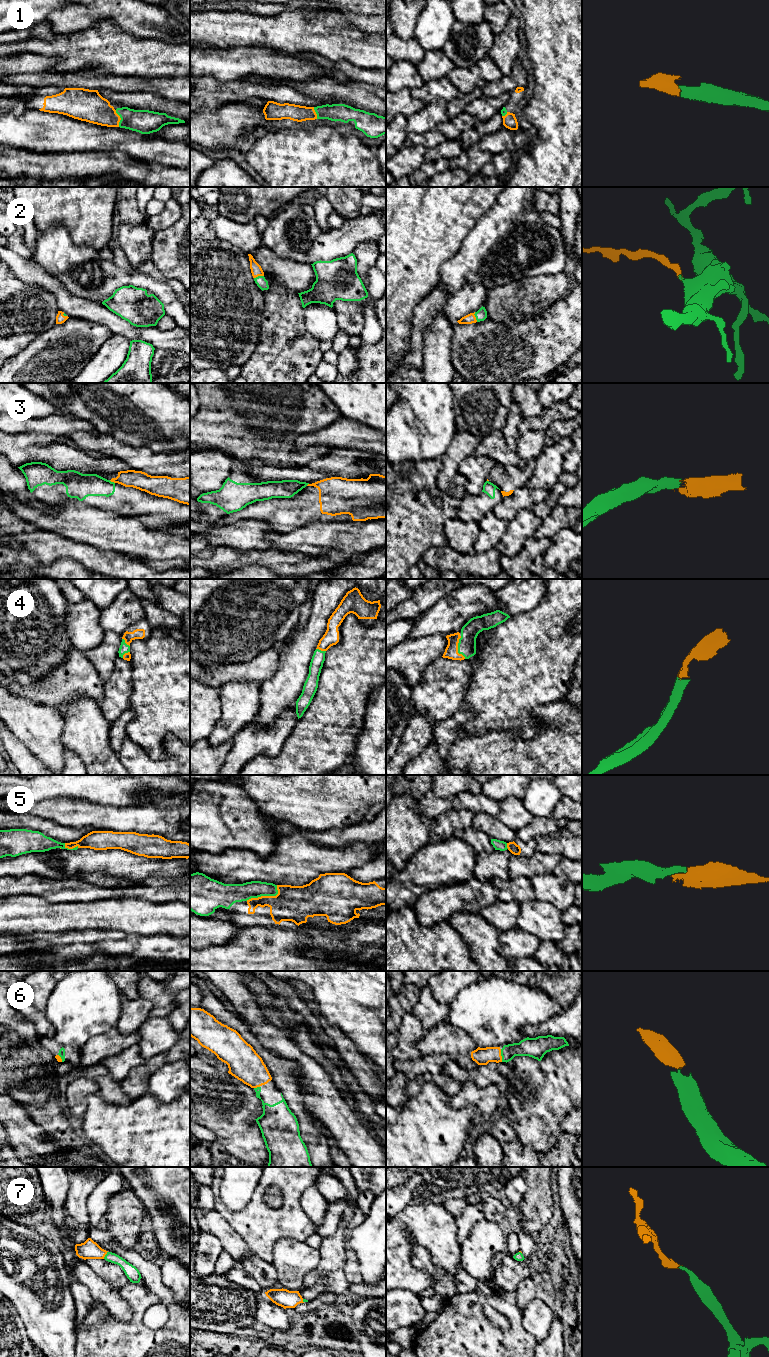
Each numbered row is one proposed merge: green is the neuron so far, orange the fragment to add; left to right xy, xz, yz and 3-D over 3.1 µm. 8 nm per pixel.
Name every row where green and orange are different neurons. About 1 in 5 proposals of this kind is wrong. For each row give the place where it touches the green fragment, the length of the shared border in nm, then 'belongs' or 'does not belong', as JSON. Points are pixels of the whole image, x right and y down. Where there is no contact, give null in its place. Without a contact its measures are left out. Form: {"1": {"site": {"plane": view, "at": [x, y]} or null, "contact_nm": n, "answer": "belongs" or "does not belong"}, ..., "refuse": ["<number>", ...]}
{"1": {"site": {"plane": "xy", "at": [120, 117]}, "contact_nm": 140, "answer": "belongs"}, "2": {"site": {"plane": "xz", "at": [258, 276]}, "contact_nm": 80, "answer": "belongs"}, "3": {"site": {"plane": "xy", "at": [112, 482]}, "contact_nm": 50, "answer": "does not belong"}, "4": {"site": {"plane": "yz", "at": [458, 648]}, "contact_nm": 190, "answer": "belongs"}, "5": {"site": {"plane": "xz", "at": [265, 895]}, "contact_nm": 280, "answer": "belongs"}, "6": {"site": {"plane": "yz", "at": [501, 1055]}, "contact_nm": 110, "answer": "belongs"}, "7": {"site": {"plane": "xy", "at": [105, 1255]}, "contact_nm": 70, "answer": "belongs"}, "refuse": ["3"]}

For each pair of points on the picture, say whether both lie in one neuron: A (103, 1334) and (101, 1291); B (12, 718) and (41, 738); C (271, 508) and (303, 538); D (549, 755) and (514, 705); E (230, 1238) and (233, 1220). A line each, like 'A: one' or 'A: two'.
A: two
B: one
C: two
D: two
E: two

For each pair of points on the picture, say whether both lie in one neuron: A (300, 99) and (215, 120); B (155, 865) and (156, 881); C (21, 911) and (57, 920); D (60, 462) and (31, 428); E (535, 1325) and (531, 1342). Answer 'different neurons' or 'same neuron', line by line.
A: different neurons
B: different neurons
C: same neuron
D: different neurons
E: different neurons

